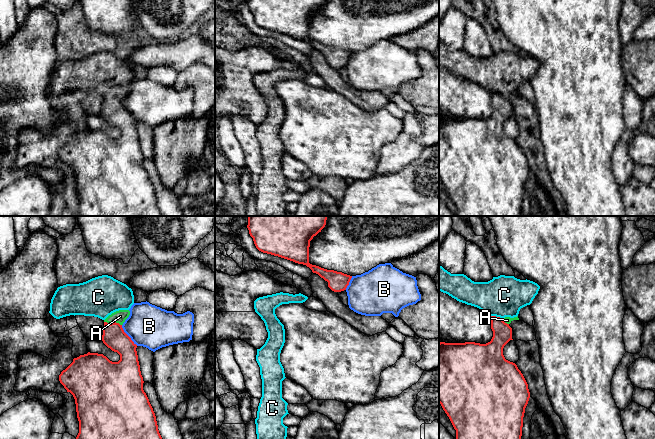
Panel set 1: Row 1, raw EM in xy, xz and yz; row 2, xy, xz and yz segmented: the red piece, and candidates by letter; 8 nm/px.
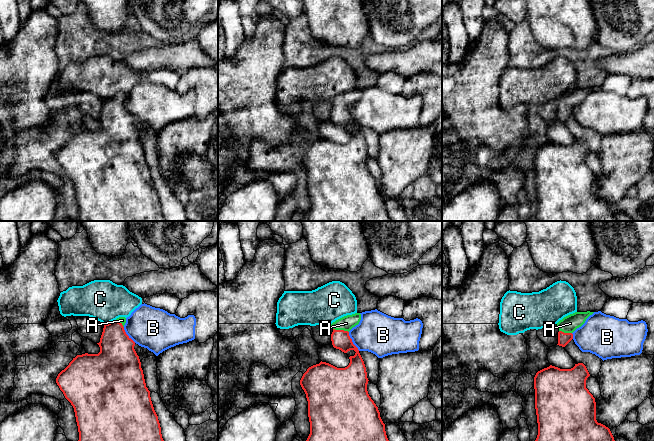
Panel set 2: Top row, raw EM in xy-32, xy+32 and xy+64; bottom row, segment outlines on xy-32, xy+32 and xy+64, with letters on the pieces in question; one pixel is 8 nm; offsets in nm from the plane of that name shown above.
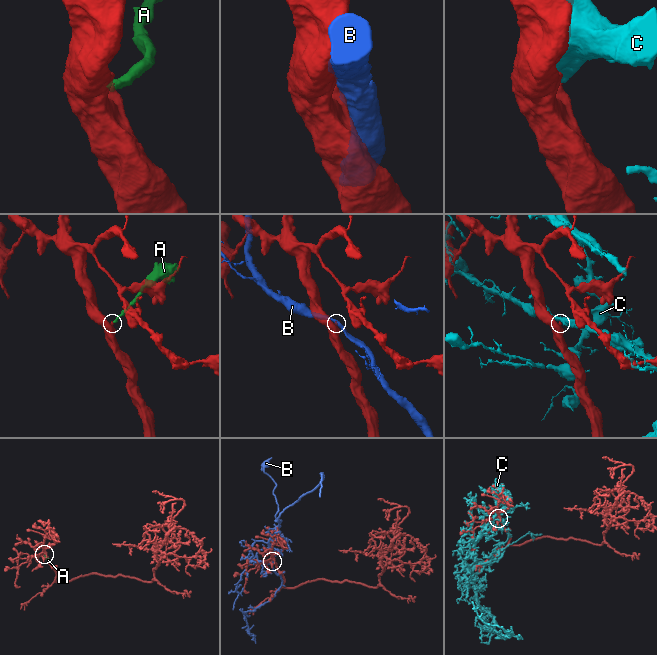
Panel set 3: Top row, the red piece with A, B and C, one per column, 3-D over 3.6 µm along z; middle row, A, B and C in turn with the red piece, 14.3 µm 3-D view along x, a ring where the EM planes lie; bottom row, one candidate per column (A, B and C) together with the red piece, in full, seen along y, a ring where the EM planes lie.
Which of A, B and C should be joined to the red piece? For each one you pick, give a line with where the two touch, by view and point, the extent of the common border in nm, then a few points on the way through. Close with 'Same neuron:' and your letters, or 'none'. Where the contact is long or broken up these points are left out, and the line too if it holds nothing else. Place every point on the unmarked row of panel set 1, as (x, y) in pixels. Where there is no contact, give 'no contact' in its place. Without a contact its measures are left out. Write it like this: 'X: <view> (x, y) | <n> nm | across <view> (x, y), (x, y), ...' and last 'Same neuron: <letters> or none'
A: xy (113, 99) | 150 nm | across xy (114, 113), (113, 99), (120, 92)
Same neuron: A

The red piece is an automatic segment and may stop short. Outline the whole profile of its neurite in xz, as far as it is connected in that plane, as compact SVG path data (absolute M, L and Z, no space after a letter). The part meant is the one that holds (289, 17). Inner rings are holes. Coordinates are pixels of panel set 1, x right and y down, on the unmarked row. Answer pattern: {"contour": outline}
{"contour": "M248 0L247 4L259 27L306 41L327 57L332 67L341 68L346 66L352 52L309 39L310 17L325 1Z"}

